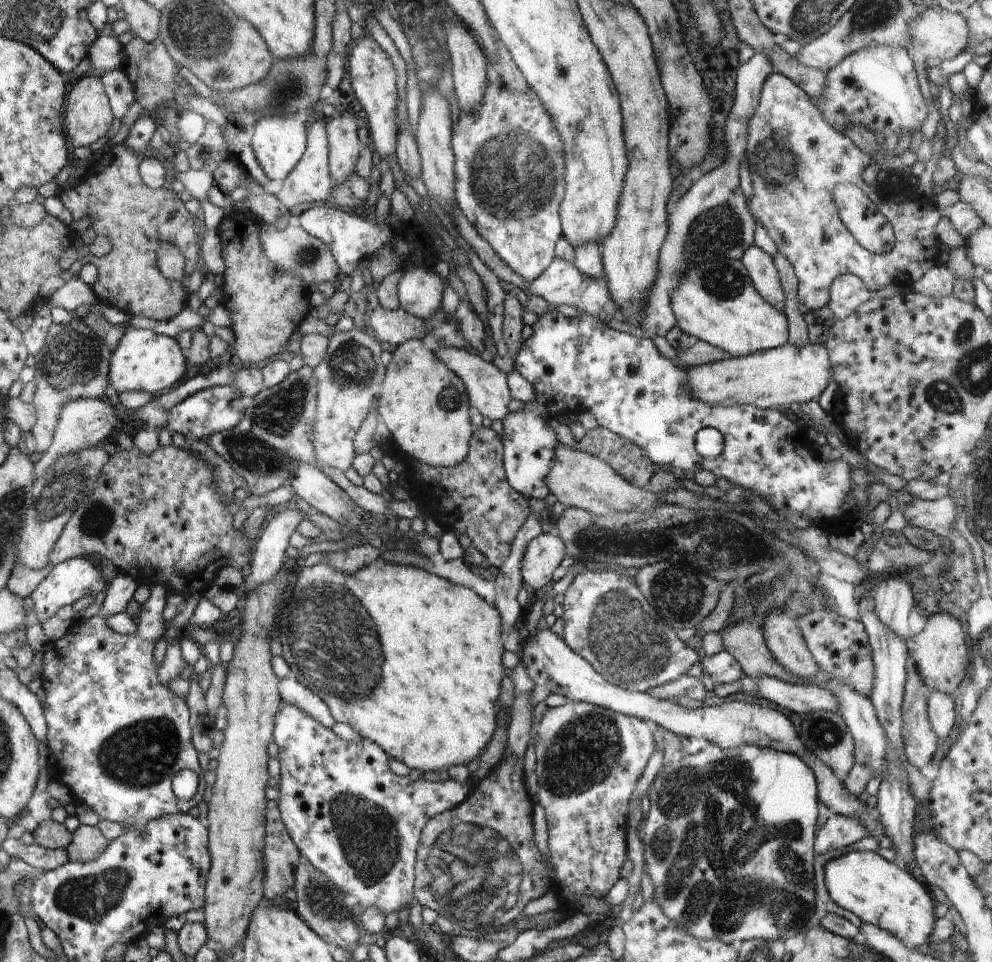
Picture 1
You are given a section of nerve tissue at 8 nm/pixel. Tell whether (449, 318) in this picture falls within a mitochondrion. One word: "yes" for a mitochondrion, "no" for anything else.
no

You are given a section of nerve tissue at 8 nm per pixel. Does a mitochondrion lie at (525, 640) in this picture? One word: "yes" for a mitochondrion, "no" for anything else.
no

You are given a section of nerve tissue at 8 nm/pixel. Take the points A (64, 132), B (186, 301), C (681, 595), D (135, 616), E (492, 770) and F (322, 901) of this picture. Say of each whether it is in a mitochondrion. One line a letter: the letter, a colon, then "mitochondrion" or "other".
A: other
B: other
C: mitochondrion
D: other
E: other
F: mitochondrion

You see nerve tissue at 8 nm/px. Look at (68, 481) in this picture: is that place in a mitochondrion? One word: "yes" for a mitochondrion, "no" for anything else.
yes

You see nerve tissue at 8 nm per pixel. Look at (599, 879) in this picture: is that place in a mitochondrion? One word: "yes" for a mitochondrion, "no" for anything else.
no

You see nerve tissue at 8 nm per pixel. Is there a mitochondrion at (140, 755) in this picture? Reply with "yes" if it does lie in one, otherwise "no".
yes

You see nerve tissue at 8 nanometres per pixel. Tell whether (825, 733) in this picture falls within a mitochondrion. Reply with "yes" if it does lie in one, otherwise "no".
yes

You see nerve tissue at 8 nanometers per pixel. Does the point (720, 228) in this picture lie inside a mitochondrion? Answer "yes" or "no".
yes

